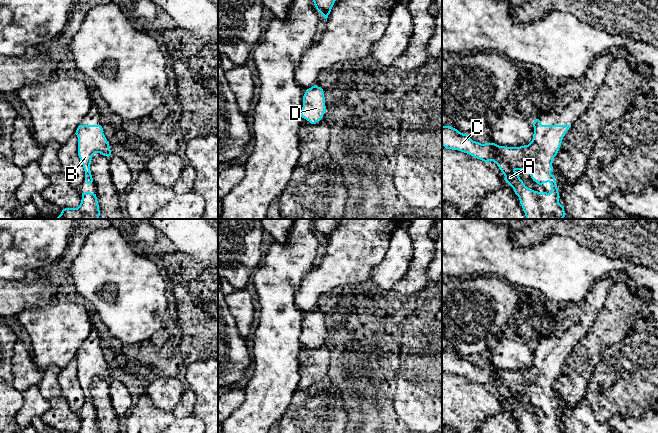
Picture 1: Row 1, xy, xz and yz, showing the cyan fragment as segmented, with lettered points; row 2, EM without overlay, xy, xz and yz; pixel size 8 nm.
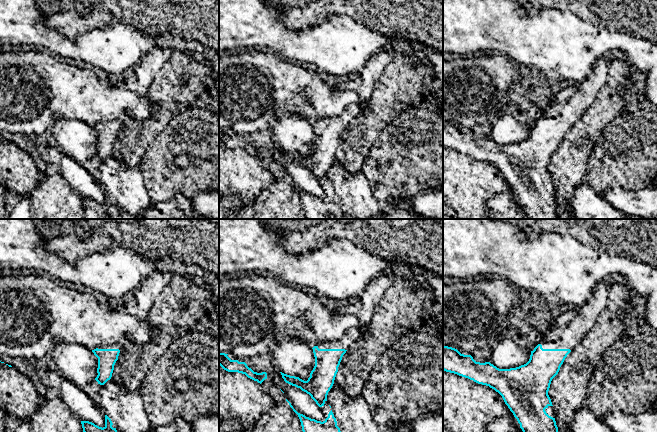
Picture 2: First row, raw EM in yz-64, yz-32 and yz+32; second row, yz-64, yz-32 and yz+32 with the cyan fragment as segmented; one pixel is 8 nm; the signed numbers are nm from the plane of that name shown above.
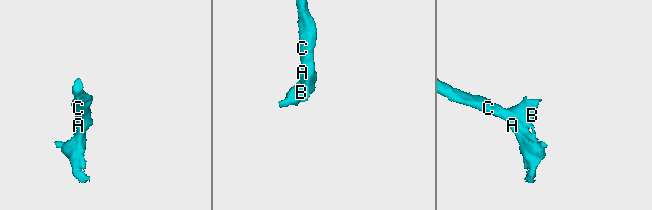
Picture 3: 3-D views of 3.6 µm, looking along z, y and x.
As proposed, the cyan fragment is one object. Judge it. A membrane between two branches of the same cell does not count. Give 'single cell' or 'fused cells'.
single cell

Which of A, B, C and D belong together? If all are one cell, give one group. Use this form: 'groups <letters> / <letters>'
groups A B C D

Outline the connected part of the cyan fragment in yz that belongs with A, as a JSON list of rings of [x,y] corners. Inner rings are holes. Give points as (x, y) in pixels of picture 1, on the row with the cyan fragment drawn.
[[[536,119],[533,127],[533,139],[528,145],[505,147],[495,143],[481,144],[453,127],[442,125],[442,145],[484,162],[496,163],[505,176],[504,180],[519,197],[526,219],[563,219],[566,213],[559,203],[556,180],[551,172],[553,159],[571,125],[542,125]],[[517,170],[527,171],[533,181],[541,186],[549,182],[551,192],[541,193],[528,188],[516,173]]]

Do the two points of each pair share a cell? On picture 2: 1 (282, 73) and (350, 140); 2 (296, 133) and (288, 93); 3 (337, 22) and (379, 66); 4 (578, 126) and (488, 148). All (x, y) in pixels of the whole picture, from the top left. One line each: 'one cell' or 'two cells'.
1: two cells
2: two cells
3: two cells
4: two cells

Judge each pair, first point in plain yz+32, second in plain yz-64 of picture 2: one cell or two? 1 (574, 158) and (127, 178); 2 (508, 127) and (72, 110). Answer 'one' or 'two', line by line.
1: two
2: two

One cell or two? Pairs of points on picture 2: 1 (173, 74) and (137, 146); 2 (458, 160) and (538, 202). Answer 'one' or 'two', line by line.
1: one
2: two

